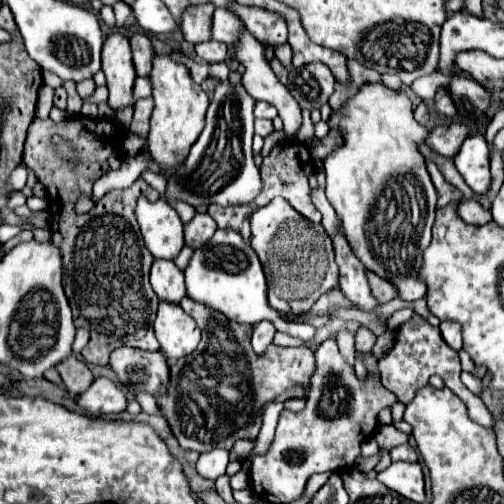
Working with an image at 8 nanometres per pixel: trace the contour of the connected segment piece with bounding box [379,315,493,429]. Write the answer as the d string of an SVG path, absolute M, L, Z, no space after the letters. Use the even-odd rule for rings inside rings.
M413 315L405 325L401 325L395 333L395 343L393 347L379 359L379 373L381 373L381 383L385 389L389 389L391 393L397 395L397 399L401 403L409 403L415 393L427 385L431 375L439 375L445 385L459 397L465 401L467 409L469 409L469 417L475 419L479 425L491 427L493 429L493 417L487 411L487 407L483 405L483 401L479 397L475 397L459 379L461 373L461 365L459 365L459 355L457 351L453 351L441 337L439 327L429 325L421 315Z

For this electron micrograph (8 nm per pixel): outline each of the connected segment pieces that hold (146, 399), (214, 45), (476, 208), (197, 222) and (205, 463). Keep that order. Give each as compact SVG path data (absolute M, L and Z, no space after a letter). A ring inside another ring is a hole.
M137 391L136 400L141 405L142 410L147 414L155 414L159 411L156 398L145 391ZM153 407L154 409L152 409Z
M207 41L207 43L197 43L195 51L201 59L207 63L223 63L227 59L227 45L219 41Z
M461 201L459 203L459 217L471 225L485 225L487 221L491 221L491 213L485 211L475 201Z
M197 213L187 225L185 225L185 243L191 249L199 249L207 245L207 241L217 231L217 223L207 213Z
M211 449L207 453L201 453L201 457L197 461L197 471L199 471L199 475L215 481L219 475L225 473L227 463L229 463L229 451Z

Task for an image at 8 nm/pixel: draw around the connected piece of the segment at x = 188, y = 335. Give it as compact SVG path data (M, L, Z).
M167 301L159 303L153 329L161 345L161 353L165 353L169 359L181 359L193 353L201 341L201 331L193 317L187 315L179 305L167 305Z

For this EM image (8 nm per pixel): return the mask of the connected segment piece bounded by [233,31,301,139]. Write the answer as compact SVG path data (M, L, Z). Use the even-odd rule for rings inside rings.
M245 31L243 37L233 45L233 49L235 49L235 59L239 59L239 61L245 65L245 73L243 73L243 85L245 85L245 89L251 93L253 99L257 99L257 101L267 101L267 103L271 103L273 107L277 107L279 117L281 117L281 121L283 121L283 133L285 133L285 137L295 139L295 137L297 137L297 131L299 131L299 127L301 127L301 107L299 107L299 103L293 99L293 95L289 93L289 89L287 89L283 83L279 83L279 79L275 77L271 65L265 61L263 45L261 45L255 37L251 37L249 31Z

